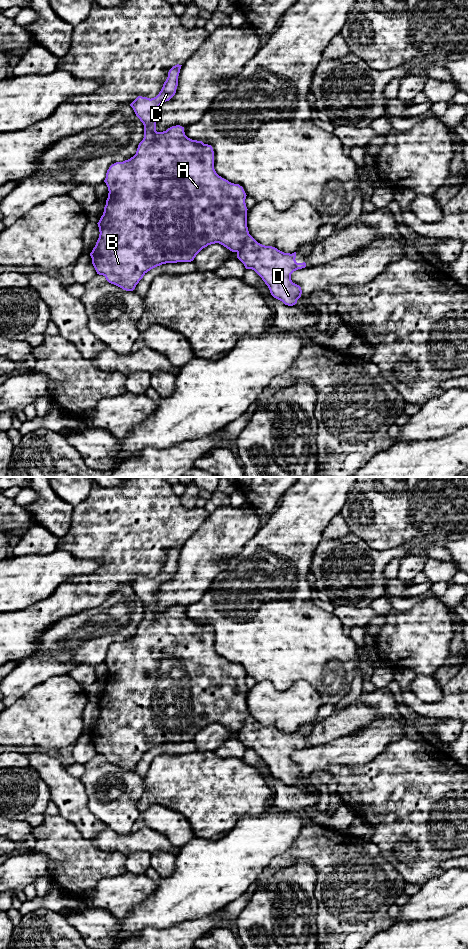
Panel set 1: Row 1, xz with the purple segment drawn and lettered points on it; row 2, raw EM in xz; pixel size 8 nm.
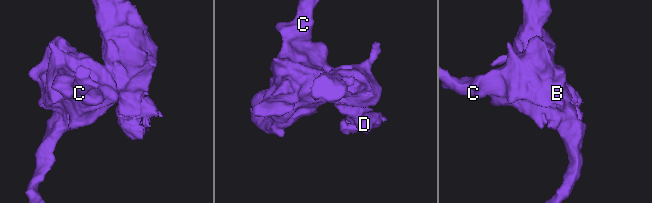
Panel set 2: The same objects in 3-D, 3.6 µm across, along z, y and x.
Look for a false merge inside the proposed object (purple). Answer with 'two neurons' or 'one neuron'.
two neurons

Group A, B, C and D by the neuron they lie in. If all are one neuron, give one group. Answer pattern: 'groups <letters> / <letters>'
groups A B C / D

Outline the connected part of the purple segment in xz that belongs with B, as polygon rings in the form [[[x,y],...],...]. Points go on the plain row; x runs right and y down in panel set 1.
[[[177,544],[169,550],[156,577],[150,579],[138,576],[130,584],[144,605],[144,618],[133,637],[109,647],[104,660],[109,673],[103,695],[97,703],[99,718],[90,736],[97,754],[126,771],[133,771],[151,749],[166,743],[191,742],[208,725],[219,723],[238,733],[250,715],[245,683],[247,675],[242,666],[231,663],[216,653],[212,626],[188,618],[184,607],[180,605],[163,612],[156,611],[157,589],[175,575],[181,546]]]

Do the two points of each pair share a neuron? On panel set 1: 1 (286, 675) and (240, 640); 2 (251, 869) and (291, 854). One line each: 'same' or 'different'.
1: same
2: different

